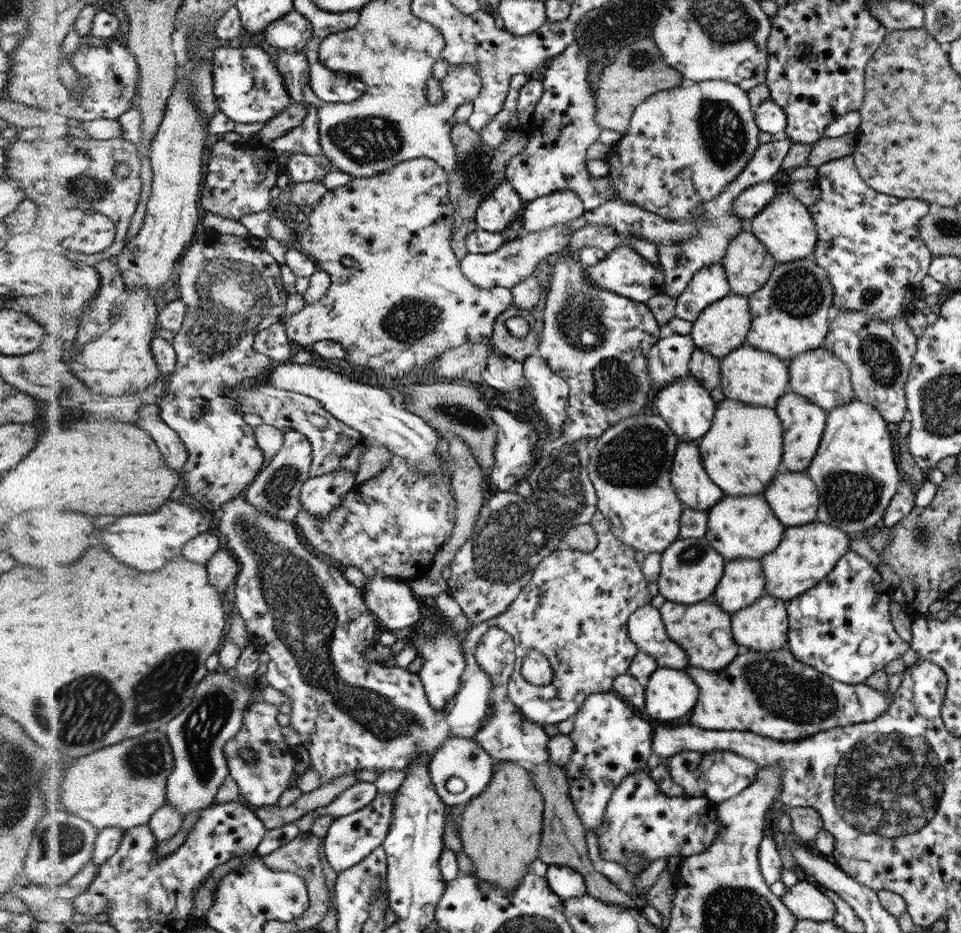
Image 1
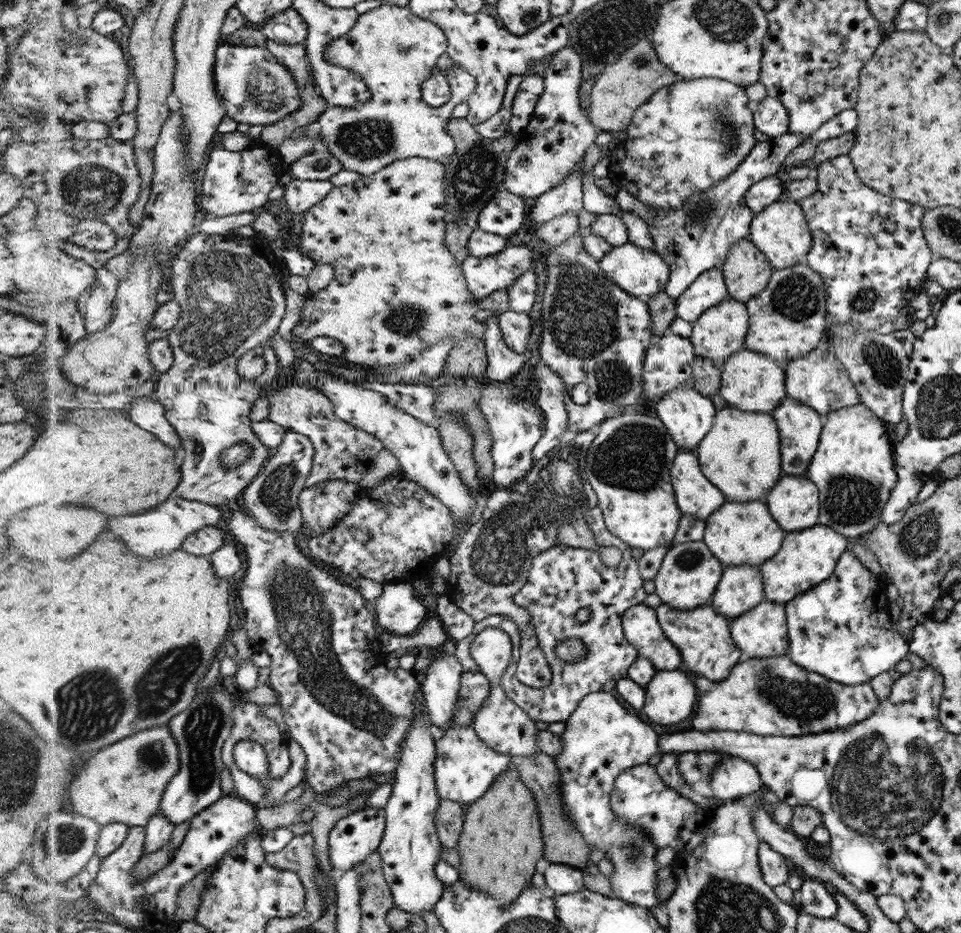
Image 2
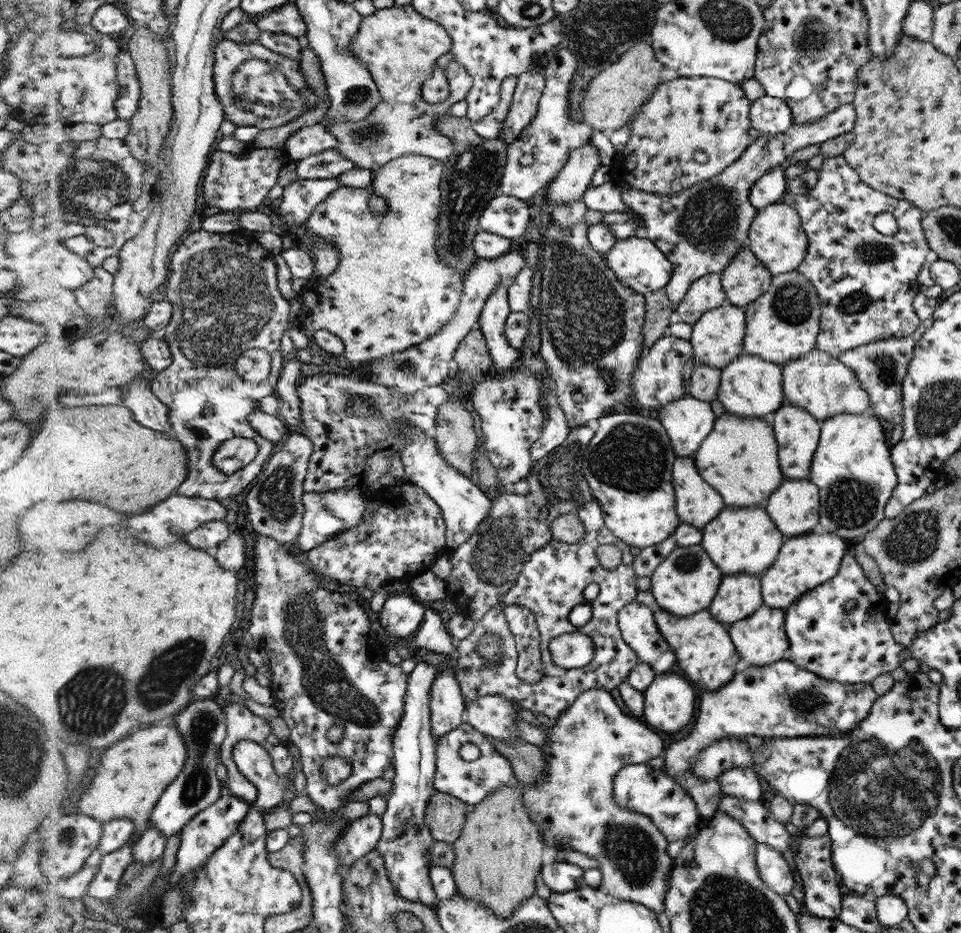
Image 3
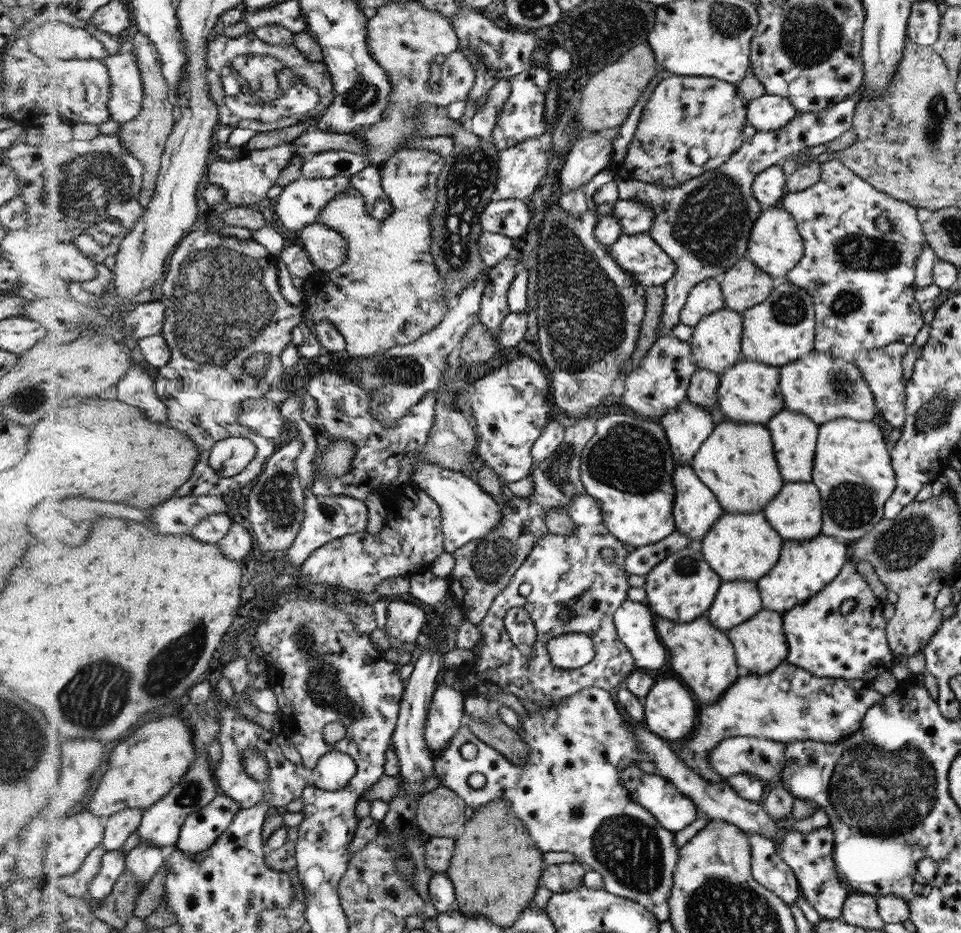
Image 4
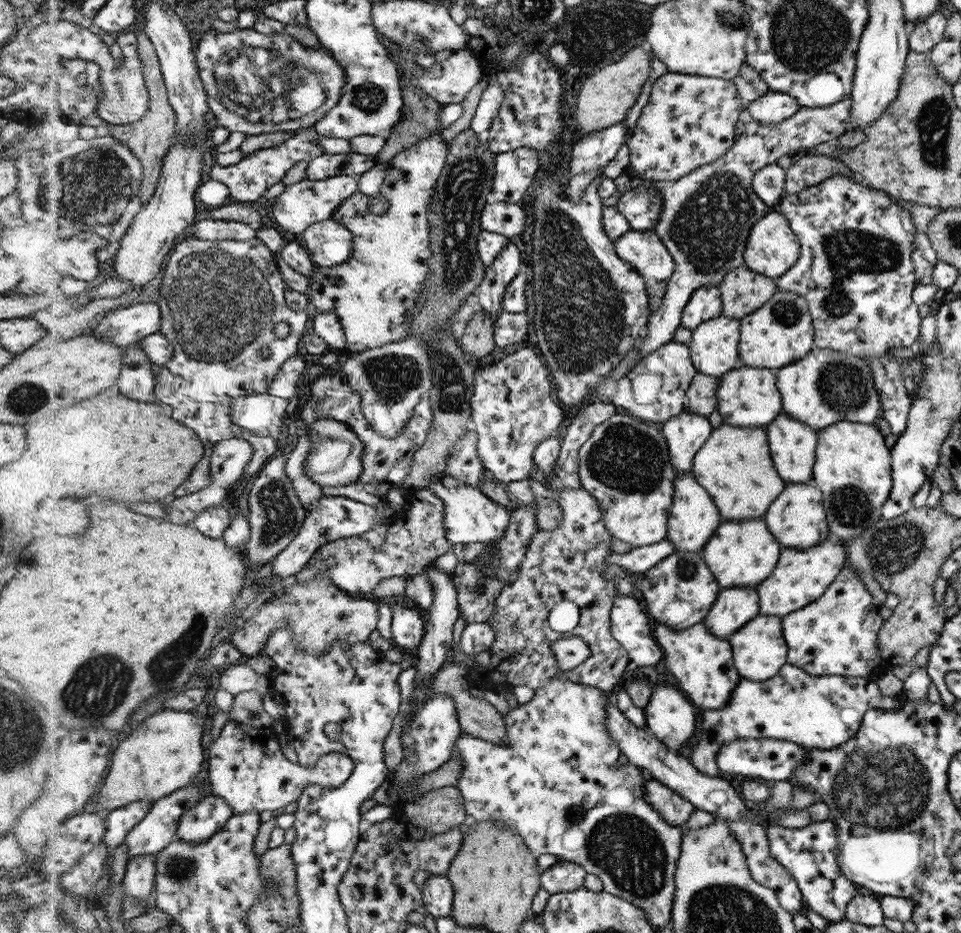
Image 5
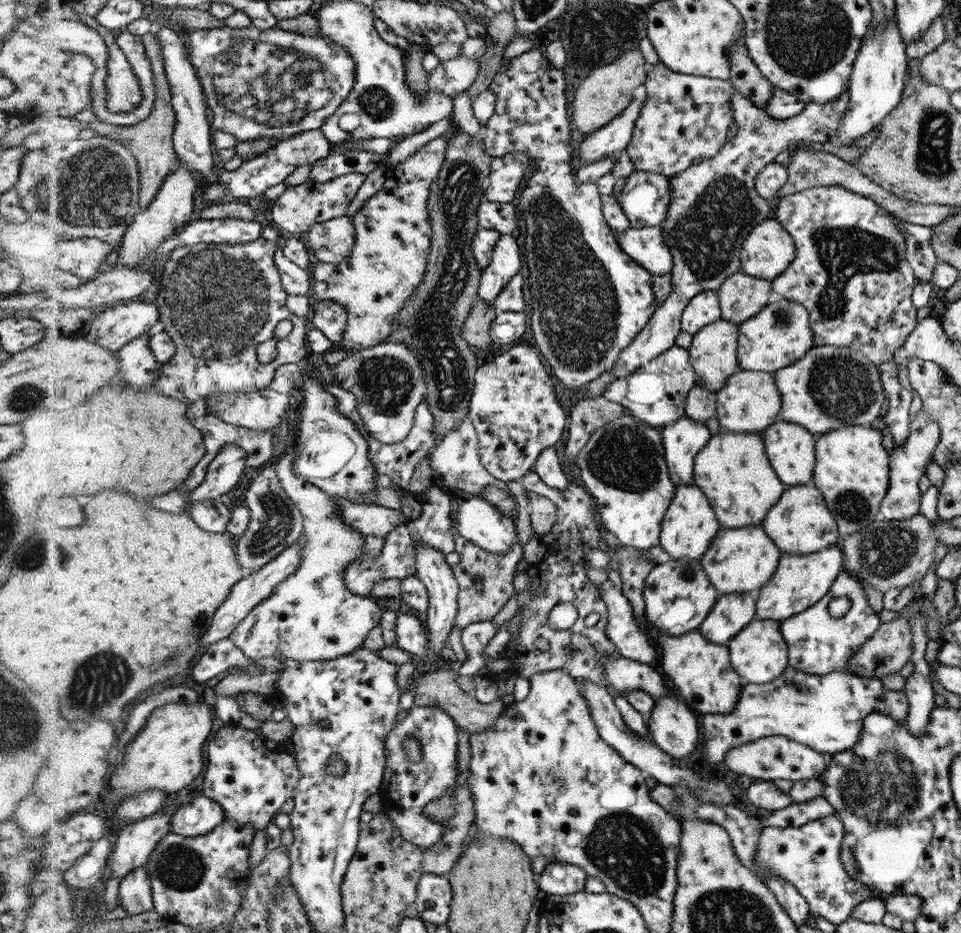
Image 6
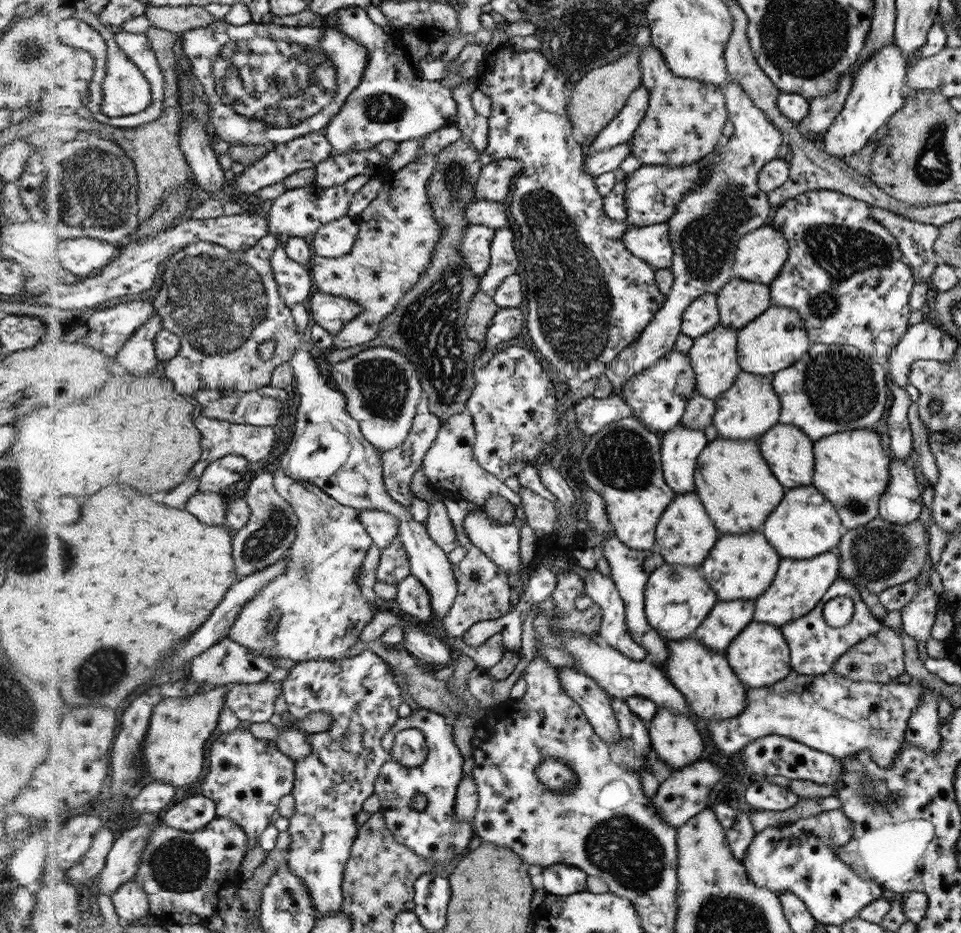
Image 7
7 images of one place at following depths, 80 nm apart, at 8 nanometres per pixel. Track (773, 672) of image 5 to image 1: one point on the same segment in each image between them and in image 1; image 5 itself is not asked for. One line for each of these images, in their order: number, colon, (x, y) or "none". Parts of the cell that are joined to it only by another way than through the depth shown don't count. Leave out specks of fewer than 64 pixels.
1: (763, 626)
2: (761, 632)
3: (761, 639)
4: (760, 644)

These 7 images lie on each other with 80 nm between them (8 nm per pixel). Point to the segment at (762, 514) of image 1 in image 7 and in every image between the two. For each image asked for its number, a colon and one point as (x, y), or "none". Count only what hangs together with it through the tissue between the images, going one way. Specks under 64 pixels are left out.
2: (739, 533)
3: (740, 540)
4: (741, 546)
5: (740, 554)
6: (740, 560)
7: (741, 566)

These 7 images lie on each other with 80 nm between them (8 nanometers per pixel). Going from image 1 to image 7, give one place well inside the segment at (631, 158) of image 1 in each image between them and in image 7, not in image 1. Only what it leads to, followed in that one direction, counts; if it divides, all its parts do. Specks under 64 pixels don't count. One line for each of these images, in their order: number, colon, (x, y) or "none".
2: (694, 133)
3: (700, 113)
4: (683, 111)
5: (688, 122)
6: (685, 119)
7: (684, 121)

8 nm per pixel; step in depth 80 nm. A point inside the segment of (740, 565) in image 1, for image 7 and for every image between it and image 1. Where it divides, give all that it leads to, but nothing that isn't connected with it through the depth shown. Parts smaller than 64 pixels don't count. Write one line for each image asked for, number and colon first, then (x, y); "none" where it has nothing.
2: (741, 589)
3: (740, 594)
4: (737, 601)
5: (736, 606)
6: (733, 612)
7: (729, 618)

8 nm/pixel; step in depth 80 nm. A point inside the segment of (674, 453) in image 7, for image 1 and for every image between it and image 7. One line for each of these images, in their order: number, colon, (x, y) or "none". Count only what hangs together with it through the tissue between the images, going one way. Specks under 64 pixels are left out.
1: (687, 406)
2: (688, 415)
3: (688, 421)
4: (686, 429)
5: (686, 435)
6: (683, 441)

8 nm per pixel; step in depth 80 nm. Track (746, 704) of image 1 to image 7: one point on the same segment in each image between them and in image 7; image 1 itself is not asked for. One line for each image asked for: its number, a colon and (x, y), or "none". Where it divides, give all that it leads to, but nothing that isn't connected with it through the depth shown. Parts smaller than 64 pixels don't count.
2: (771, 697)
3: (782, 700)
4: (789, 704)
5: (812, 711)
6: (826, 713)
7: (839, 716)

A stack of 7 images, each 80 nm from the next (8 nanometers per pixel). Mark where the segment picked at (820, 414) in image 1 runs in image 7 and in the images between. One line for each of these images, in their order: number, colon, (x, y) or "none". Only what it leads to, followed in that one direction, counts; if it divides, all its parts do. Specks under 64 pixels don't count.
2: (800, 427)
3: (796, 430)
4: (794, 436)
5: (792, 443)
6: (790, 447)
7: (789, 450)

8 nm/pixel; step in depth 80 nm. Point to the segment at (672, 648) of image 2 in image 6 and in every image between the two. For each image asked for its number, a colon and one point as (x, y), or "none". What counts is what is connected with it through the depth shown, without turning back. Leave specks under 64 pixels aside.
3: (636, 621)
4: (633, 621)
5: (631, 627)
6: (623, 629)

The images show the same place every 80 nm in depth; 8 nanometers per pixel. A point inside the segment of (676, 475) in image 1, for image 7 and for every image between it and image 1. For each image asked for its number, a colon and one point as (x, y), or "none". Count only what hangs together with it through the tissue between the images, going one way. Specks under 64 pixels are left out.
2: (696, 496)
3: (698, 504)
4: (696, 510)
5: (694, 517)
6: (690, 526)
7: (685, 535)

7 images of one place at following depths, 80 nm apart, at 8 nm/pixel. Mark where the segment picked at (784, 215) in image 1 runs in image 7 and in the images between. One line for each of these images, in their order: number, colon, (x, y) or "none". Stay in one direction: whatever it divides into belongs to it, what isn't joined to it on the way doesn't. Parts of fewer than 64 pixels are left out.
2: (781, 230)
3: (778, 238)
4: (776, 246)
5: (773, 247)
6: (769, 250)
7: (760, 256)

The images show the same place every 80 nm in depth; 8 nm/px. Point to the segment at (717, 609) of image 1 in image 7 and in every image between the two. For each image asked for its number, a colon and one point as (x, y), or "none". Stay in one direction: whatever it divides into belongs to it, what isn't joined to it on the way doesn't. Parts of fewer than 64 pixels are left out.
2: (702, 636)
3: (705, 653)
4: (701, 653)
5: (701, 662)
6: (700, 669)
7: (712, 690)

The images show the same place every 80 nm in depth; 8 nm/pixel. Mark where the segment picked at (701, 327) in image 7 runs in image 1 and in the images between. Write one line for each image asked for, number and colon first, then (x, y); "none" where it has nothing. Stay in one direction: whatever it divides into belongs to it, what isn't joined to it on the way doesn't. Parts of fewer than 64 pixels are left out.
1: (710, 284)
2: (709, 289)
3: (707, 293)
4: (706, 298)
5: (706, 302)
6: (704, 309)

